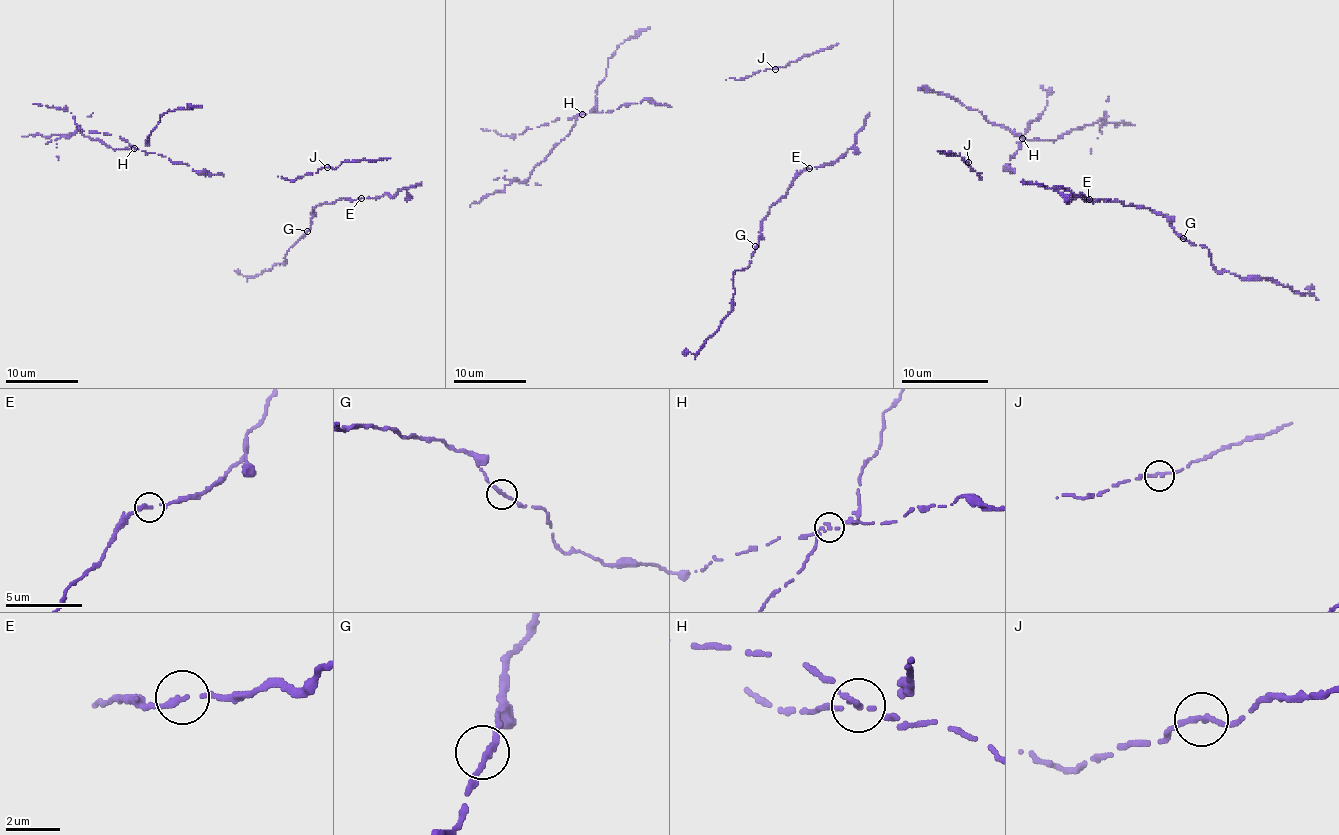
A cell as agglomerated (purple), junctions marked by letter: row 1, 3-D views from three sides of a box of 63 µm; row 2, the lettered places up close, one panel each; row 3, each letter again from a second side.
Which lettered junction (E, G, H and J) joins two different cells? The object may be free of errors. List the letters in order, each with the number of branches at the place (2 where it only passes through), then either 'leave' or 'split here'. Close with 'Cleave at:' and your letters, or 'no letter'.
E: 3 branches meet; leave
G: 2 branches meet; leave
H: 3 branches meet; split here
J: 2 branches meet; leave
Cleave at: H

